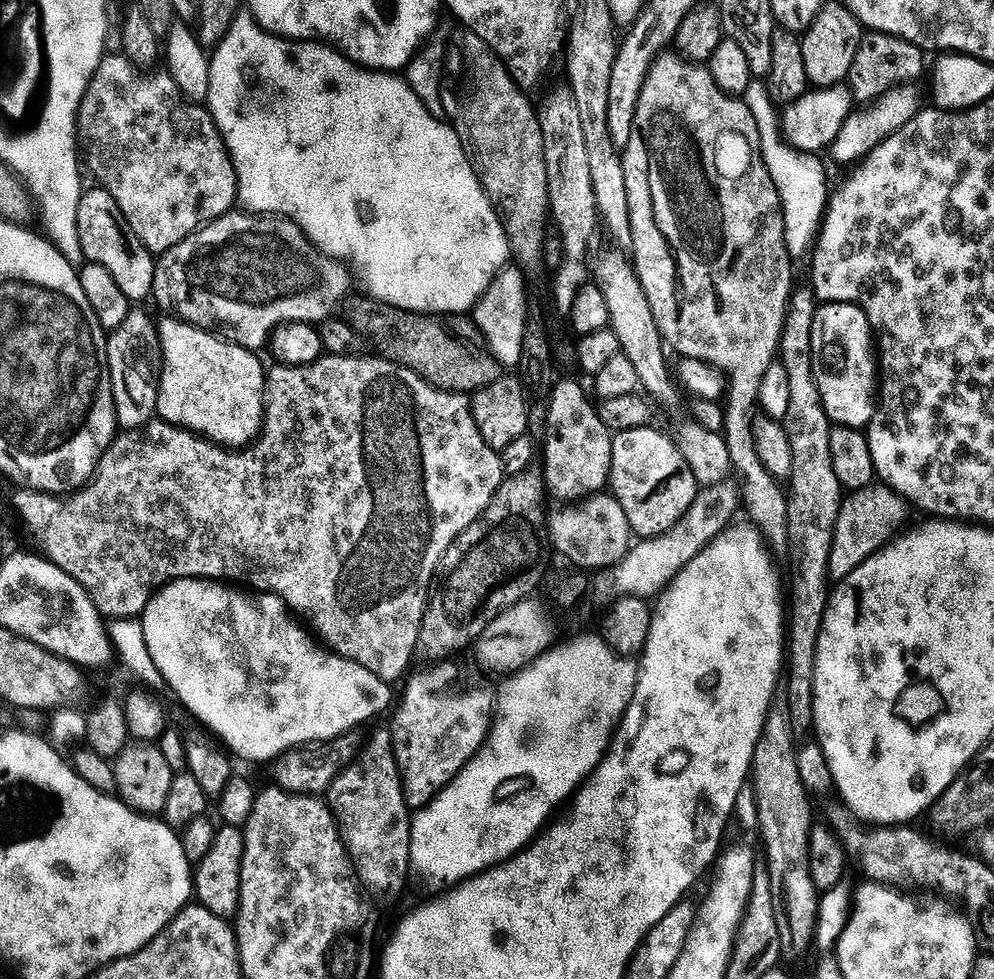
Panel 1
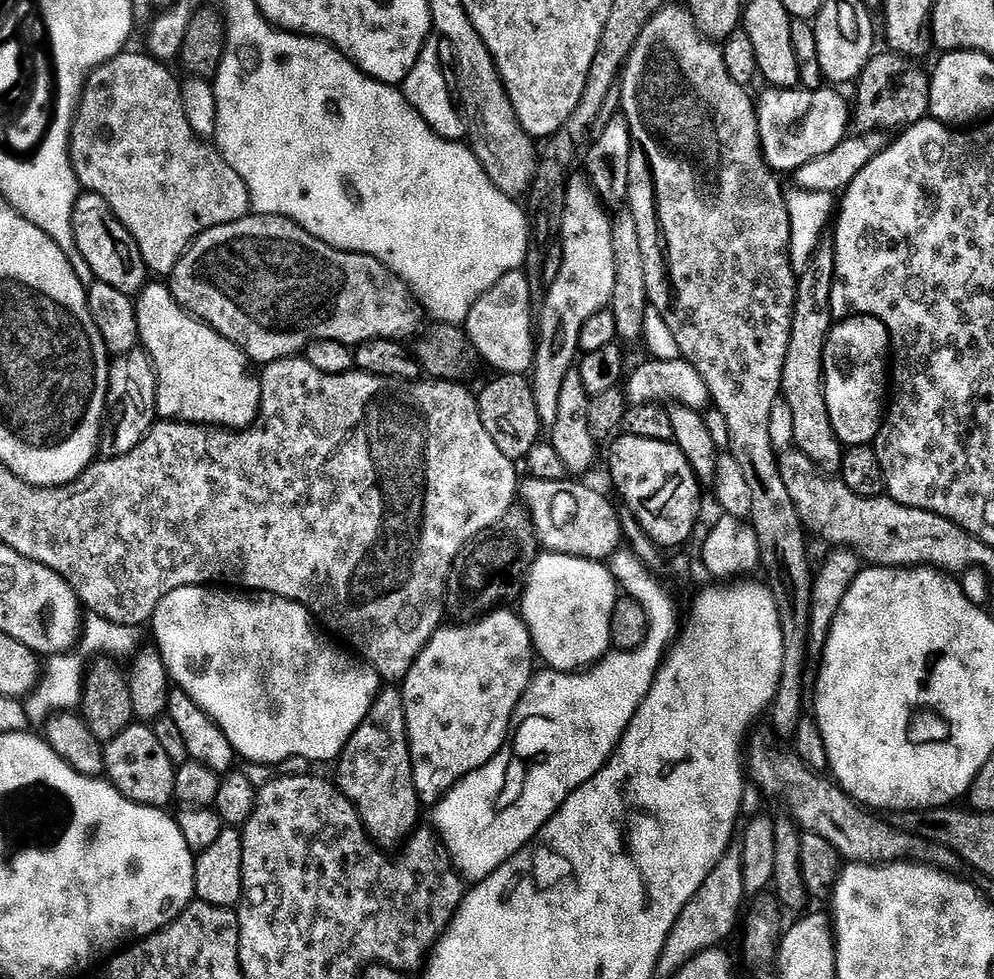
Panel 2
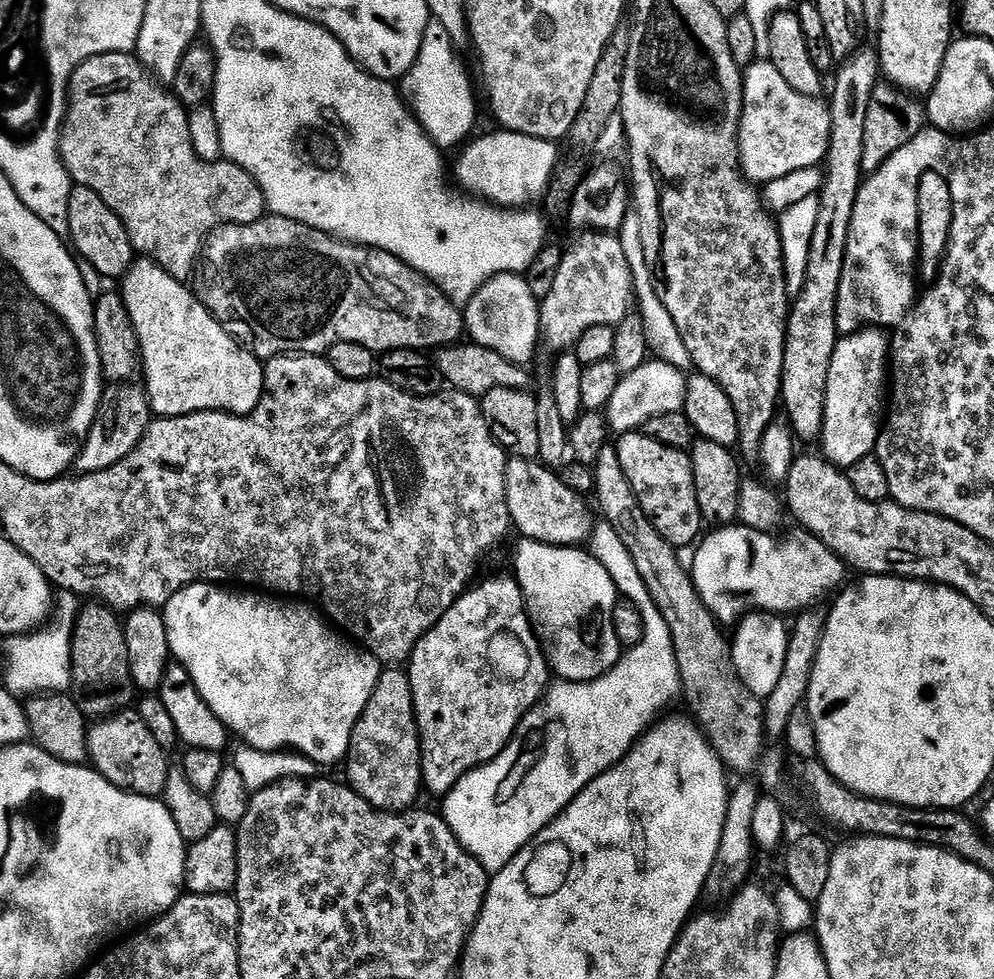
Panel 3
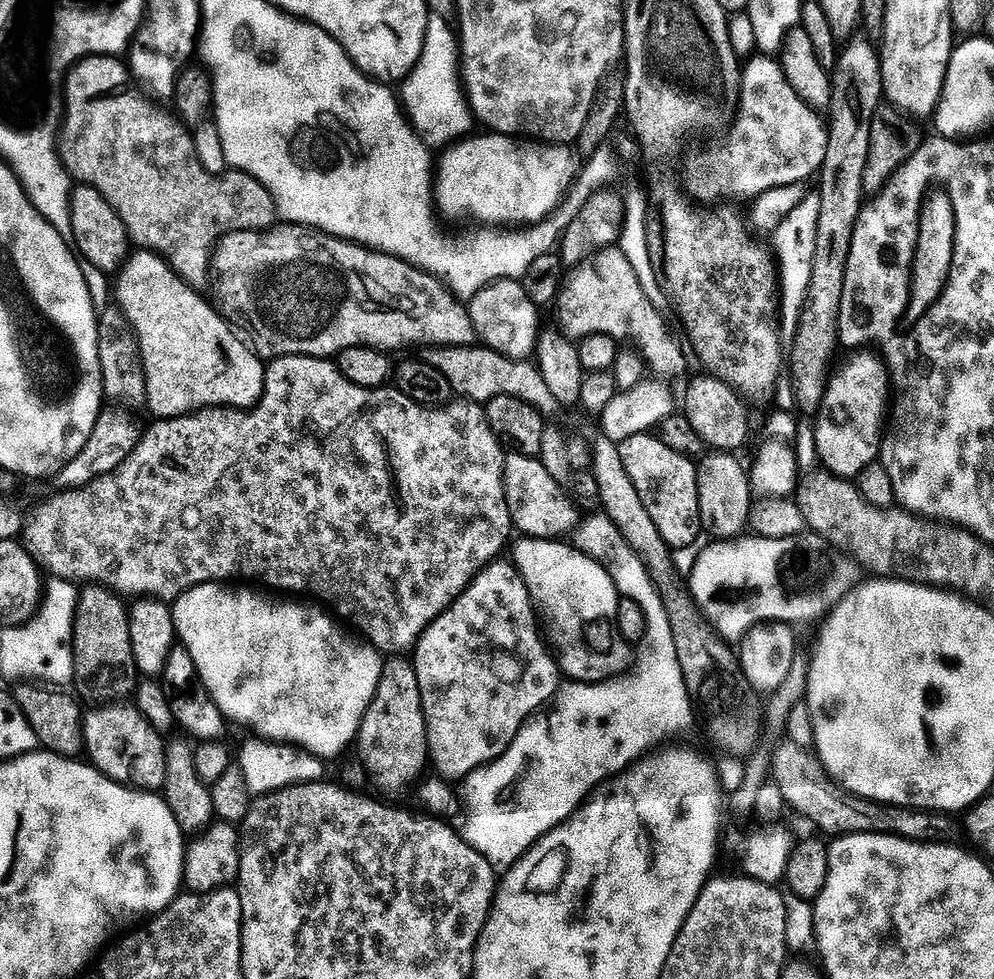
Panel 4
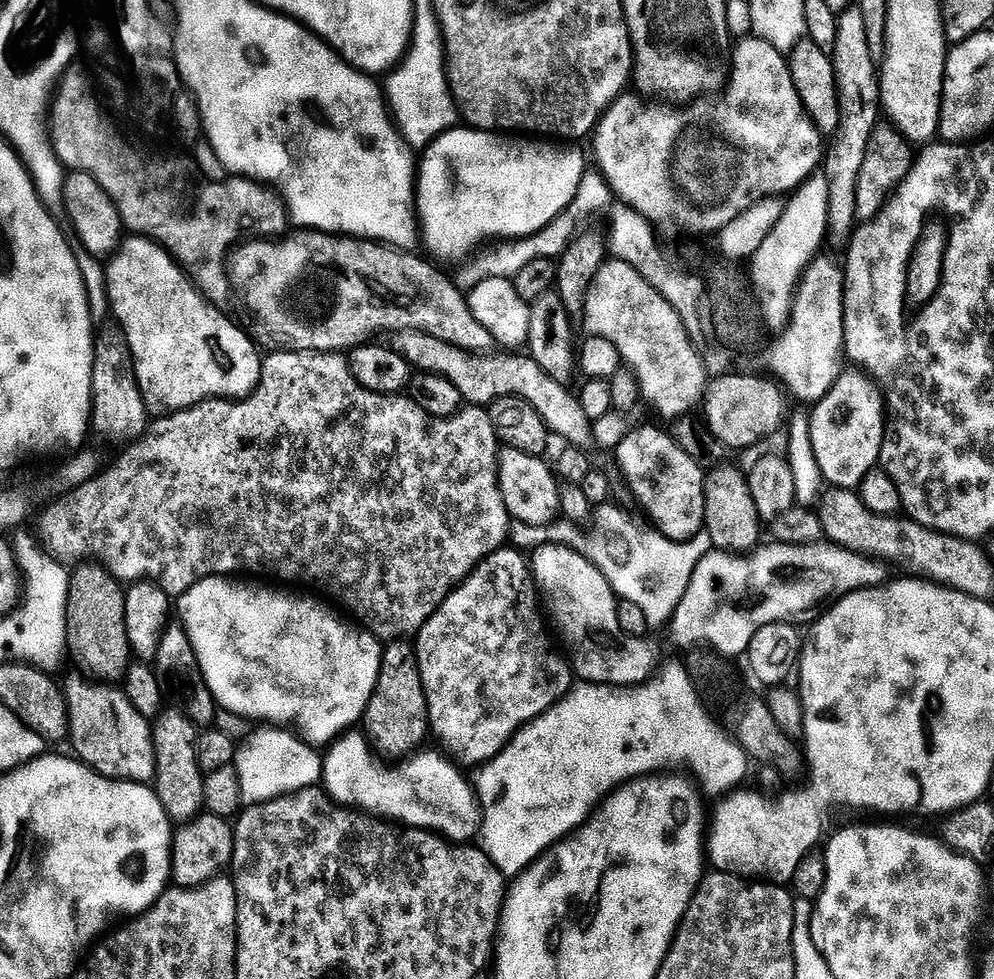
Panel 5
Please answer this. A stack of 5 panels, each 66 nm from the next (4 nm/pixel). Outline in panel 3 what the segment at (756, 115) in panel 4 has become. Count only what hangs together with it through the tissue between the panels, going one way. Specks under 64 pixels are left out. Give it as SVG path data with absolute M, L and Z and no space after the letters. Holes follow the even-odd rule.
M771 62L753 63L744 75L744 113L740 115L738 164L749 181L767 182L785 178L795 171L806 170L825 163L831 142L832 114L827 103L815 96L803 96L790 86Z

